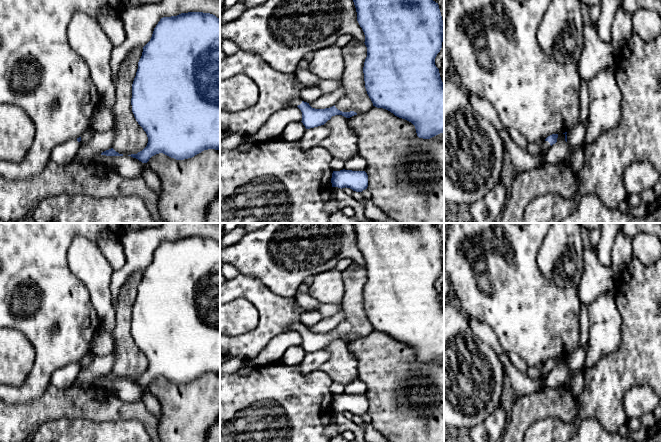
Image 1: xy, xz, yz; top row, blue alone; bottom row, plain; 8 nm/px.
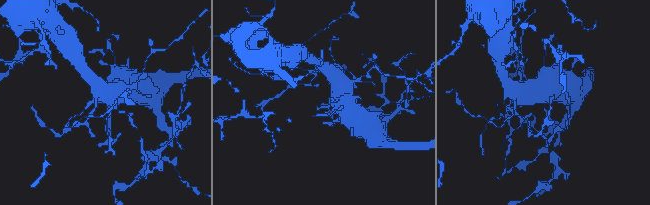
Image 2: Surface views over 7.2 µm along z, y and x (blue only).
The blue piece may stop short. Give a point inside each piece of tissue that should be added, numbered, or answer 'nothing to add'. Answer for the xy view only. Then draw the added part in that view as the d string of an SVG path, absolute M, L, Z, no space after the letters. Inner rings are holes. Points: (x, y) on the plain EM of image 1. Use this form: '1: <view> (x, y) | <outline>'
1: xy (66, 376) | M72 363L54 372L51 377L50 384L59 387L67 388L74 385L76 377L80 371L80 366L77 363Z

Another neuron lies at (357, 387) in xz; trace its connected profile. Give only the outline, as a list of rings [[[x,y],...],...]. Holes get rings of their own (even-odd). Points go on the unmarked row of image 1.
[[[359,379],[350,382],[344,388],[345,394],[365,395],[366,392],[367,392],[366,385]]]

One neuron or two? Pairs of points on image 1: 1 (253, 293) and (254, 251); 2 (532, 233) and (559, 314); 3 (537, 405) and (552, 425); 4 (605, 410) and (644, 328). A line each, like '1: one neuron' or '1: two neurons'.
1: two neurons
2: one neuron
3: two neurons
4: one neuron

